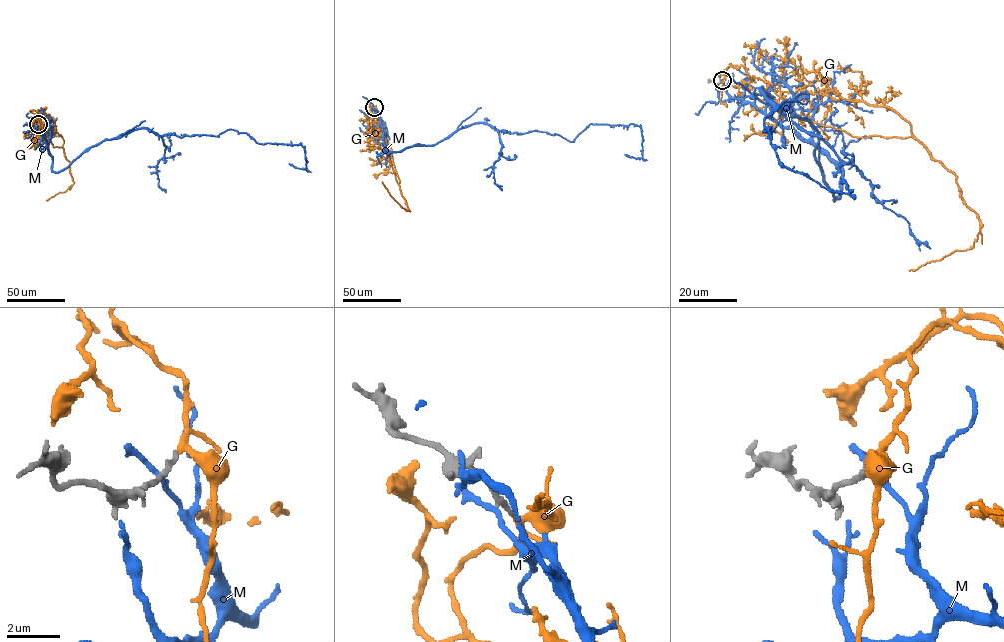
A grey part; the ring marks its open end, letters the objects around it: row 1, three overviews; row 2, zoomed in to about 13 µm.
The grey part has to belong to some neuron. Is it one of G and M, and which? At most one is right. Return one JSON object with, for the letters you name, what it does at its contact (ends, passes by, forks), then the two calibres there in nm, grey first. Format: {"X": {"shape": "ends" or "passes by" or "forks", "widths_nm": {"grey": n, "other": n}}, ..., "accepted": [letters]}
{"G": {"shape": "forks", "widths_nm": {"grey": 200, "other": 200}}, "accepted": ["G"]}

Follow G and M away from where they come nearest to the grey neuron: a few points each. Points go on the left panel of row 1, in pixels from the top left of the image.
G: (38, 124), (35, 119), (46, 127), (53, 147), (62, 146), (64, 140), (55, 132), (50, 115), (30, 110)
M: (37, 125), (53, 172), (143, 128), (180, 137), (233, 129), (261, 144), (301, 144), (306, 169), (288, 163)

